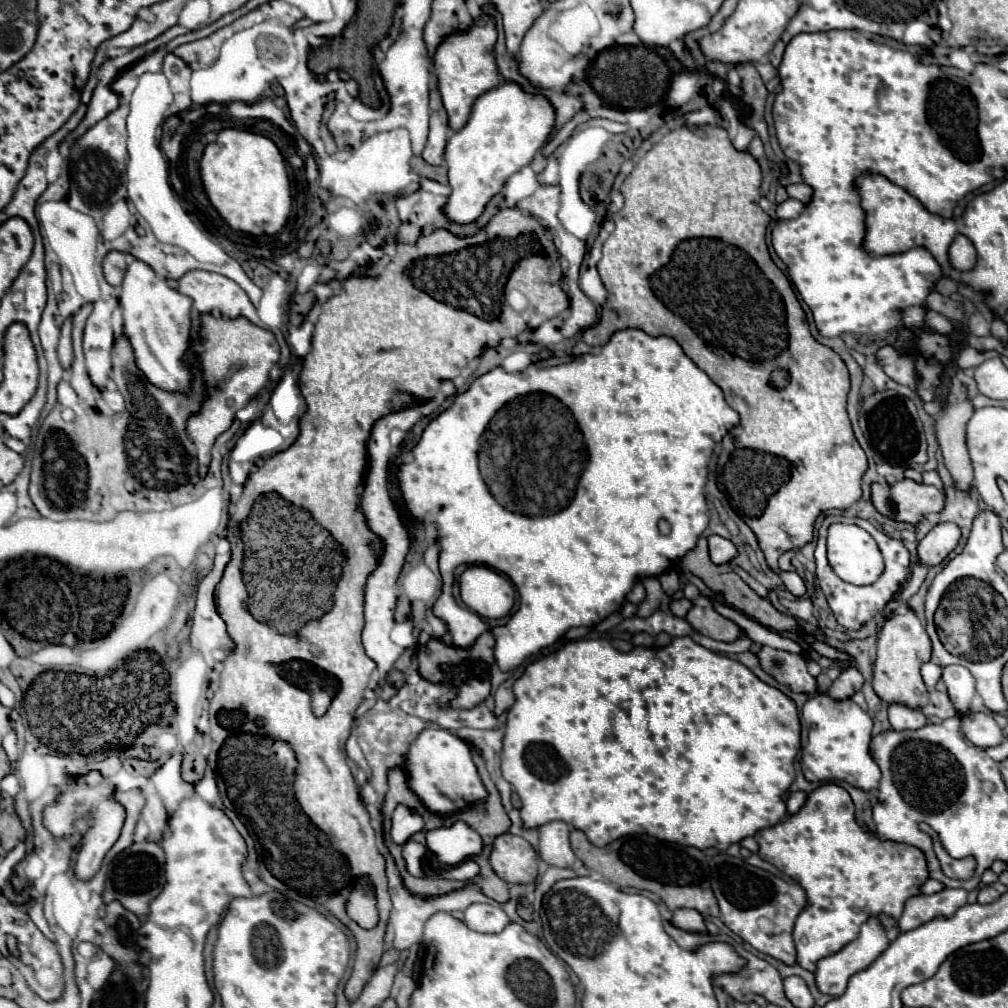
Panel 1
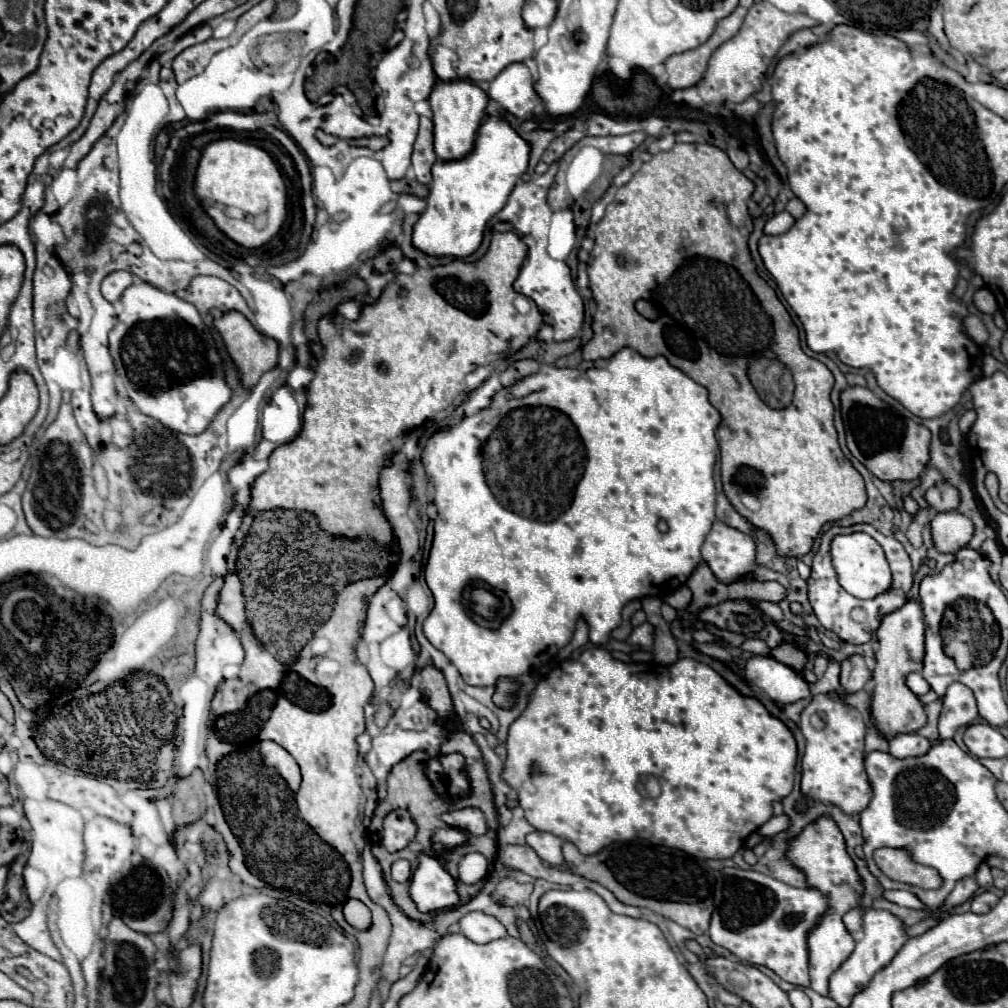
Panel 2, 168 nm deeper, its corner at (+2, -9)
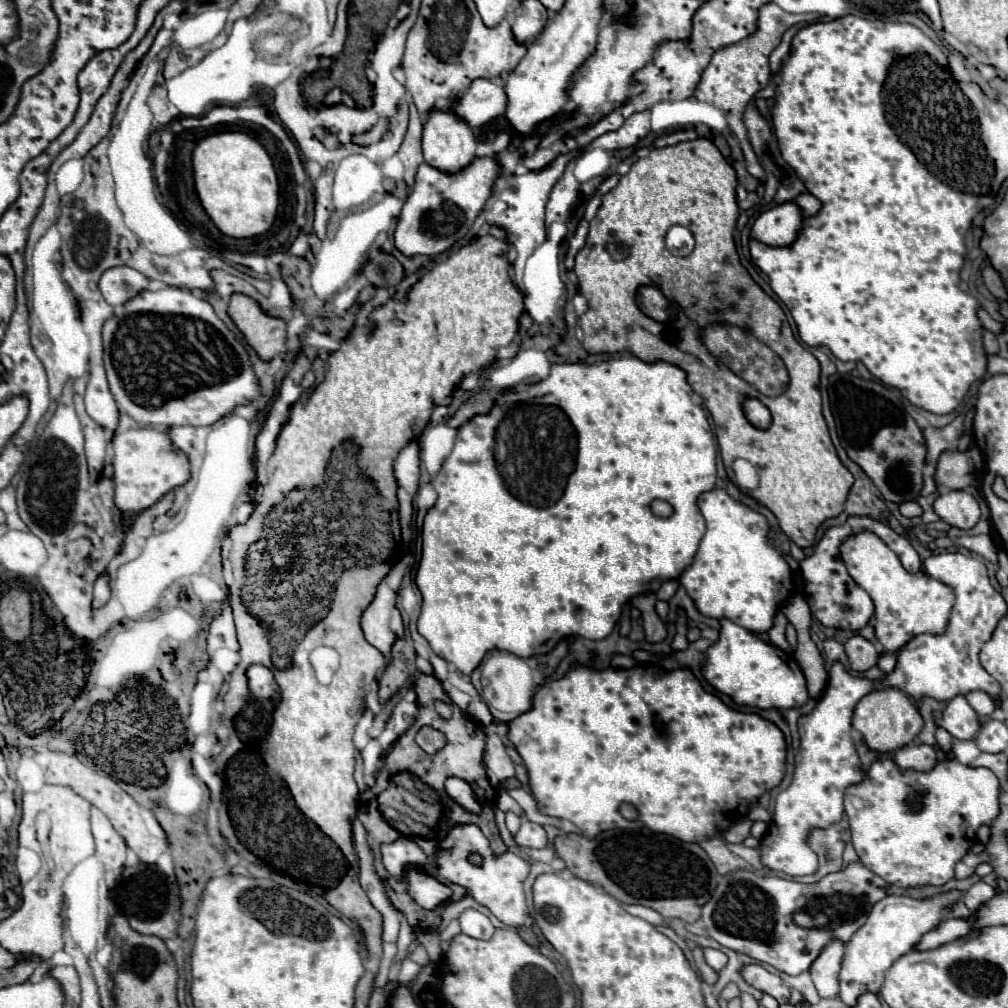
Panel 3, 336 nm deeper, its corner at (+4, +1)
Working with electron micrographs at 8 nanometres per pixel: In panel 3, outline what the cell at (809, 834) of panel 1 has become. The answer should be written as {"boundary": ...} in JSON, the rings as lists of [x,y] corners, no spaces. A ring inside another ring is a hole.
{"boundary":[[[833,938],[817,956],[817,960],[811,964],[809,974],[815,982],[815,988],[821,998],[835,998],[839,994],[837,984],[837,972],[841,968],[845,946],[841,940]]]}

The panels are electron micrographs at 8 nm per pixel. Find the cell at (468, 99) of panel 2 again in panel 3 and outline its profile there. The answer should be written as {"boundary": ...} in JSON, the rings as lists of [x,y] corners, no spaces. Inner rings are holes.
{"boundary":[[[451,106],[431,108],[423,128],[423,156],[427,164],[443,172],[457,172],[475,158],[475,146],[477,146],[477,140],[475,140],[473,128],[463,118],[459,118]]]}

